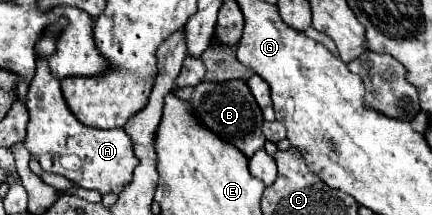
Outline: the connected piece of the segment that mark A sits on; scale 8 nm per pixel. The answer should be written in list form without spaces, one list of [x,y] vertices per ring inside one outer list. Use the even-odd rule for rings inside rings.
[[[60,17],[54,25],[46,29],[46,33],[36,43],[36,75],[28,87],[26,107],[30,111],[28,135],[24,139],[26,149],[34,159],[40,161],[42,169],[48,173],[58,173],[74,181],[84,189],[96,189],[102,195],[106,193],[120,193],[122,187],[132,179],[132,171],[138,165],[138,159],[132,151],[132,141],[124,129],[98,129],[80,123],[74,113],[68,109],[60,79],[50,73],[48,57],[56,53],[58,37],[62,29],[68,25],[66,17]],[[74,157],[74,165],[66,165],[66,159]]]

